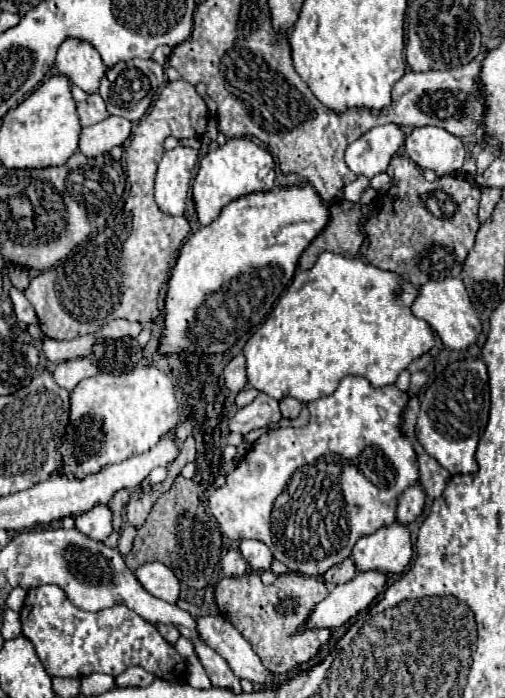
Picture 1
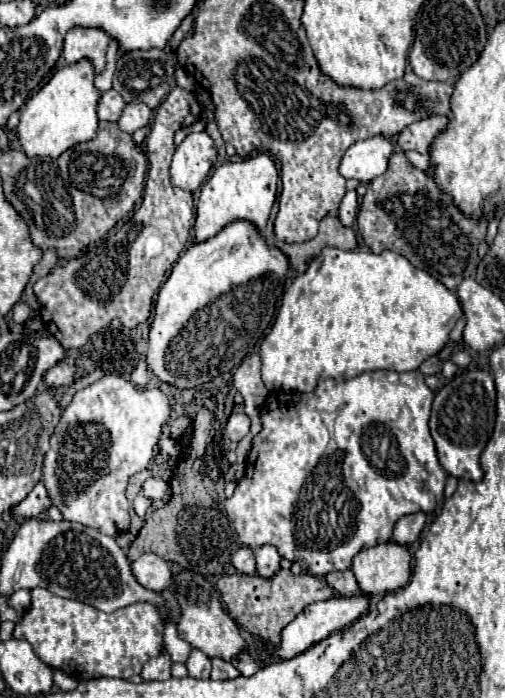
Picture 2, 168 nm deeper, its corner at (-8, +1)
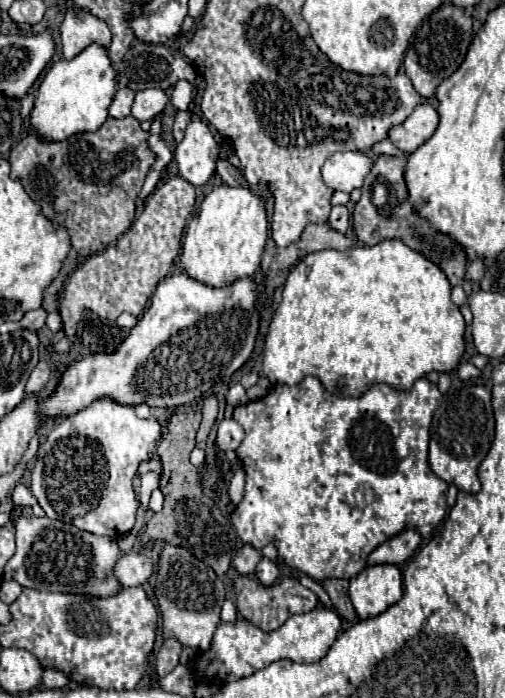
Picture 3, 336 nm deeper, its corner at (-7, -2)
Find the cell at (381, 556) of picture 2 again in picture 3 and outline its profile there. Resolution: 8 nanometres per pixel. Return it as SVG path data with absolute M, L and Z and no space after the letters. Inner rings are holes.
M373 565L351 579L349 597L359 619L371 619L403 597L401 571L395 565Z

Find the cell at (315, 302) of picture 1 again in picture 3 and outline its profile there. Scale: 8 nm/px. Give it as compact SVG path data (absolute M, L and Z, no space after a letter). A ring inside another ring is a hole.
M387 239L387 241L381 241L381 245L377 243L371 247L363 245L363 247L351 247L345 251L333 251L333 249L315 251L297 263L297 267L289 273L285 281L283 299L277 305L273 323L269 325L269 335L265 339L265 351L263 351L263 373L271 383L285 383L285 385L297 385L299 381L303 381L303 377L315 375L321 381L321 385L327 389L327 393L335 397L361 397L373 383L375 385L385 383L393 389L405 391L405 389L411 389L417 379L421 379L431 371L451 373L457 369L463 353L465 353L465 319L459 307L453 305L451 301L451 285L447 281L447 275L439 269L439 265L429 261L423 253L413 251L399 239Z

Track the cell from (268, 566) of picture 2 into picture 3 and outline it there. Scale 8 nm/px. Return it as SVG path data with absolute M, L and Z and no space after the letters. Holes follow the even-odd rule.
M261 559L255 569L255 575L263 587L271 587L279 579L279 567L269 559Z

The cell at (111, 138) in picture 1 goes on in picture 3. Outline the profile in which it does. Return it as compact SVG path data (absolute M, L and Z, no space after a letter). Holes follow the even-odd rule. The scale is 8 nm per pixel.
M141 89L137 91L135 95L135 103L133 103L133 109L131 109L131 115L137 117L139 121L147 121L147 119L153 119L155 115L159 115L165 105L167 105L169 97L163 89Z

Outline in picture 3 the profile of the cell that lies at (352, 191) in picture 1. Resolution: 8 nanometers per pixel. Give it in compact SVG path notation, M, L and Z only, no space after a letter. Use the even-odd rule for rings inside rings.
M339 205L339 207L333 207L331 209L329 225L331 225L331 229L335 229L339 233L345 233L347 231L347 227L349 227L349 211L347 211L345 205Z

